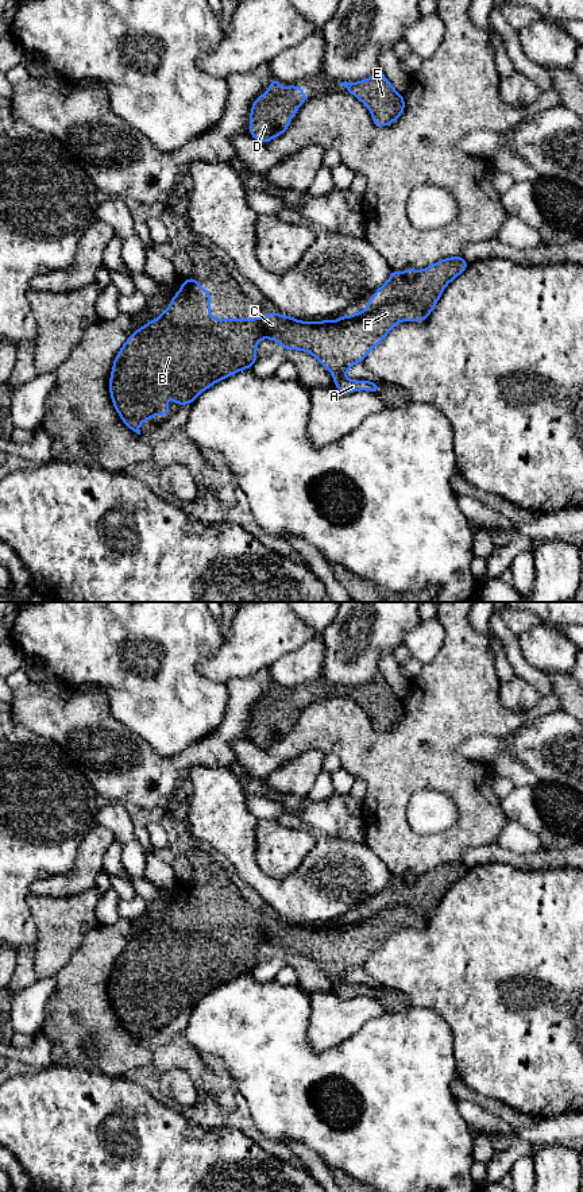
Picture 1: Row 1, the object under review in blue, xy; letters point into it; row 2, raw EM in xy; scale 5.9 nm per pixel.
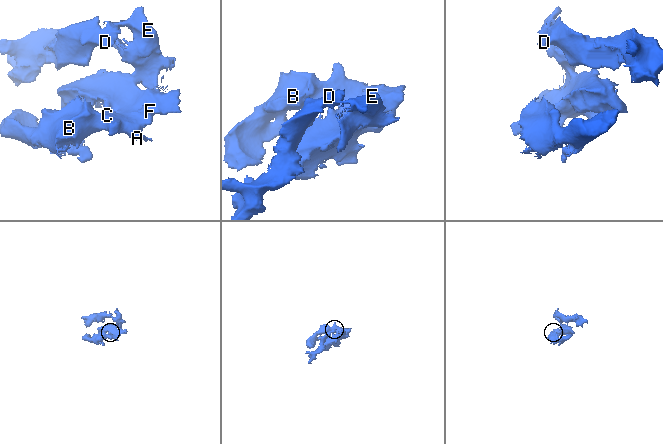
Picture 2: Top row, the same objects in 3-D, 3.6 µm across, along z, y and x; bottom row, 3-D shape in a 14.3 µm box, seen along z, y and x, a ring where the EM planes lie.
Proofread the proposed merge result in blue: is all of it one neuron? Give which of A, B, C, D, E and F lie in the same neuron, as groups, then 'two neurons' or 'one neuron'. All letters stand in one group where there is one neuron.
A B C F / D E; two neurons

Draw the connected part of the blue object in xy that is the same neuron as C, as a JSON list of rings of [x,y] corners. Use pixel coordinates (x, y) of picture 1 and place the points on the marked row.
[[[460,255],[441,259],[426,269],[418,270],[414,278],[408,278],[404,273],[391,270],[389,281],[375,290],[363,312],[356,312],[354,316],[337,316],[337,321],[324,320],[316,323],[300,321],[278,313],[263,315],[258,319],[213,319],[211,316],[211,292],[202,289],[196,278],[184,279],[184,285],[171,298],[170,306],[157,320],[148,321],[131,333],[116,355],[109,379],[113,406],[123,423],[140,435],[139,425],[148,421],[151,416],[170,414],[169,405],[165,402],[166,398],[174,400],[177,405],[193,404],[205,389],[235,373],[251,369],[258,359],[258,342],[263,337],[279,342],[283,350],[301,350],[312,354],[325,369],[331,370],[339,391],[368,390],[377,394],[379,391],[377,382],[348,379],[344,377],[345,371],[355,363],[363,362],[366,355],[399,321],[422,321],[428,319],[444,288],[467,267],[468,263]]]

